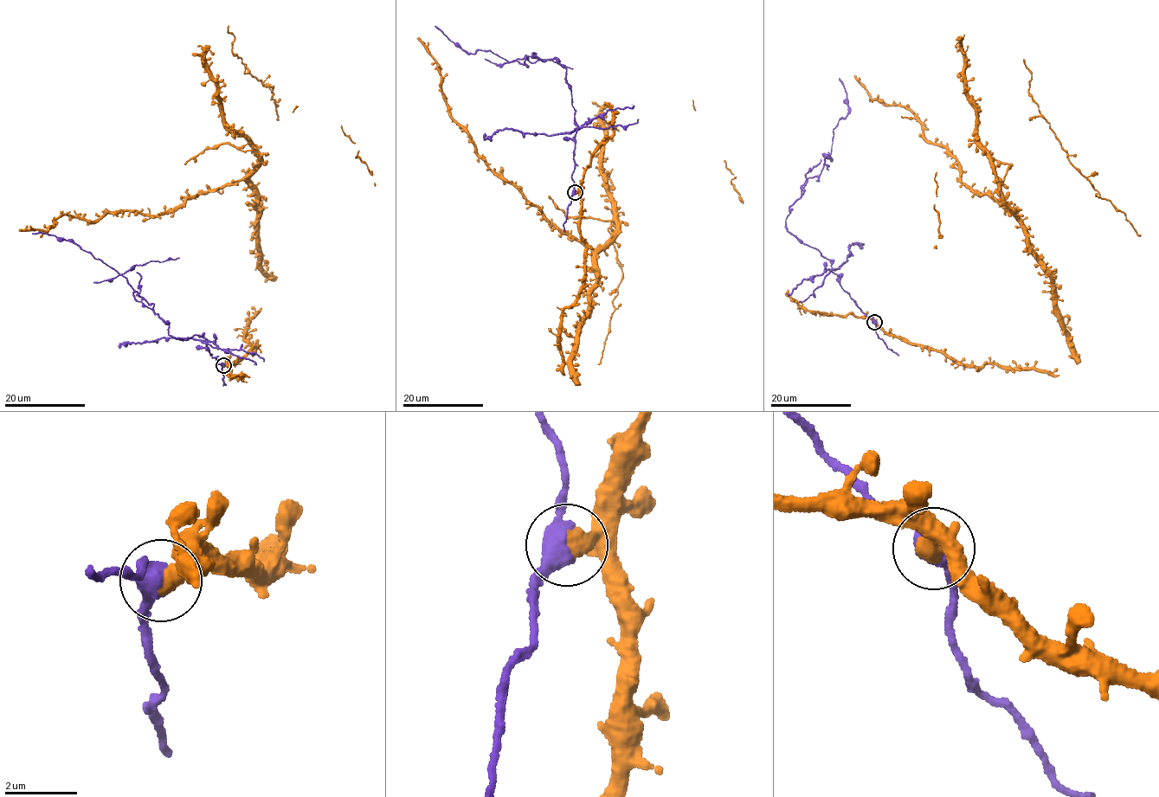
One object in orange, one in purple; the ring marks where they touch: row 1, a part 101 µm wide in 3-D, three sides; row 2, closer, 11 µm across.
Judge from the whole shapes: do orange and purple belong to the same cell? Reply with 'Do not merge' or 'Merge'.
Do not merge

